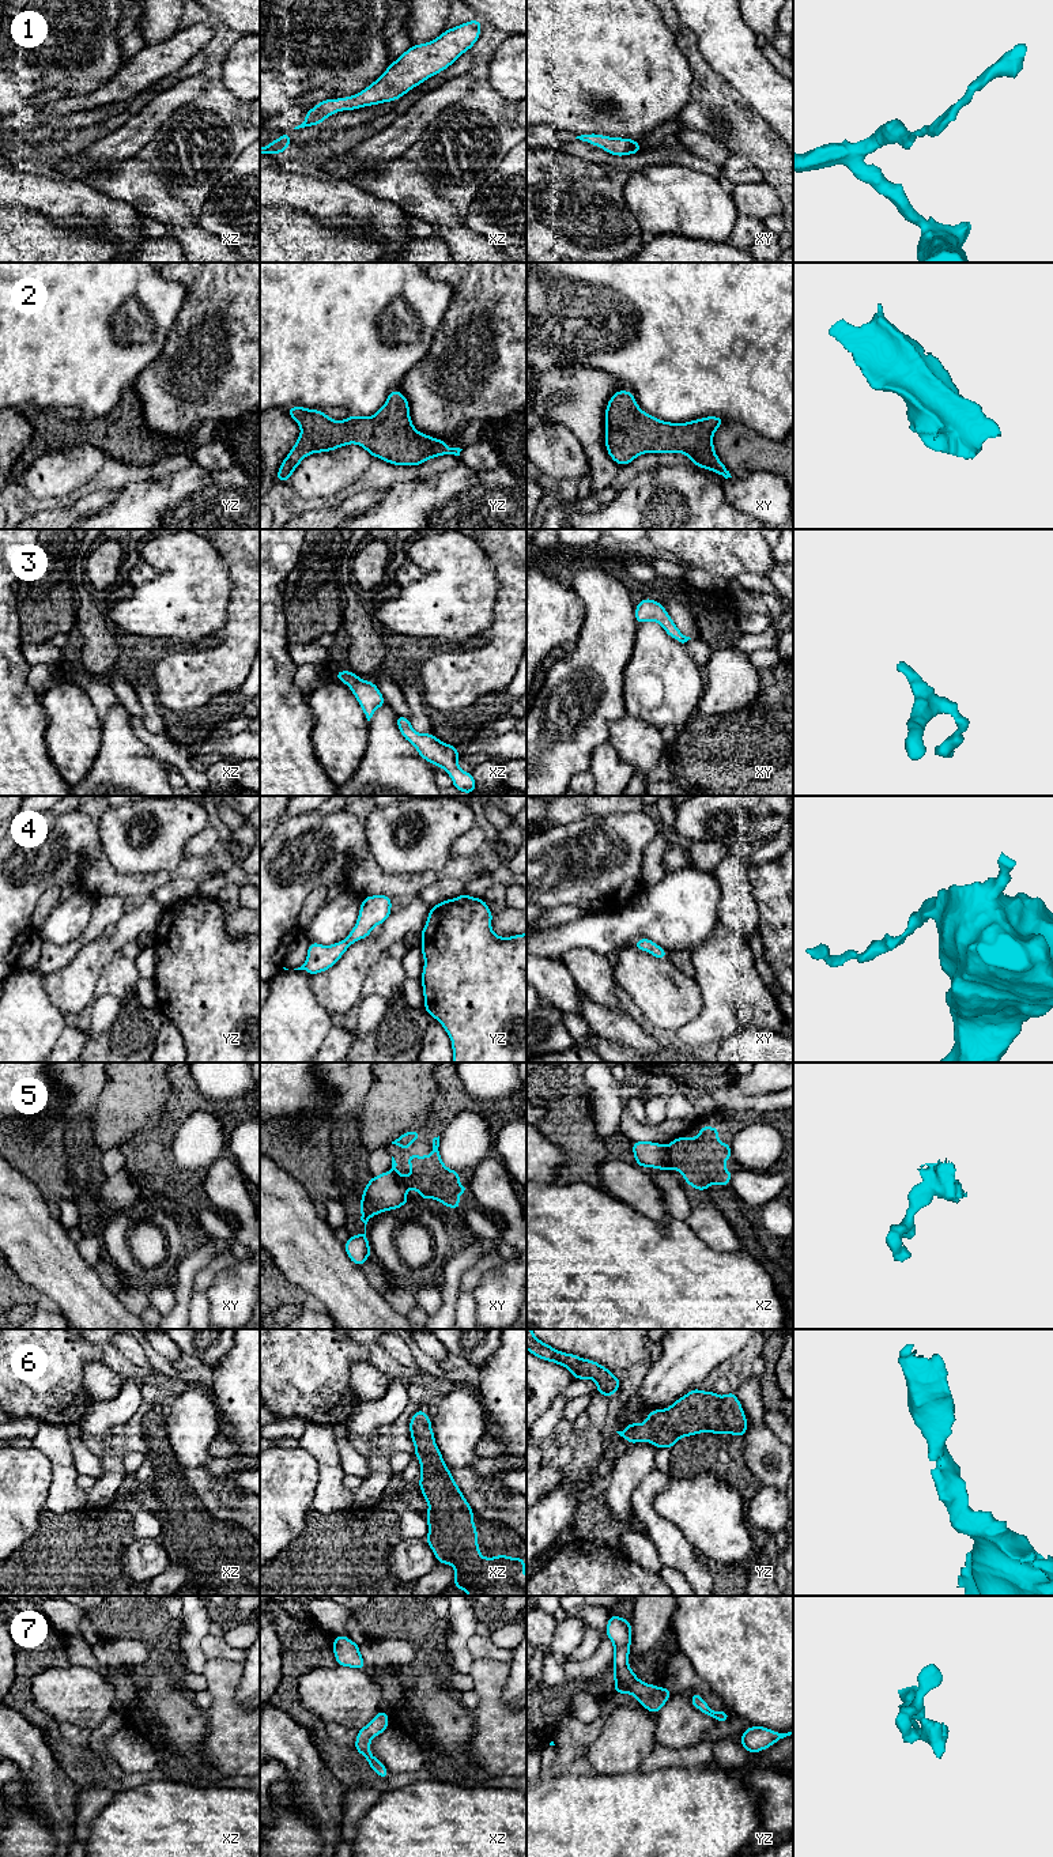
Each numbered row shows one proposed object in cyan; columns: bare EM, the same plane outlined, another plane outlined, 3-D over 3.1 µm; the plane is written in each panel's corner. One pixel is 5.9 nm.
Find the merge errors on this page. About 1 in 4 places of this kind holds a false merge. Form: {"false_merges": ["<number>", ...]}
{"false_merges": ["5"]}

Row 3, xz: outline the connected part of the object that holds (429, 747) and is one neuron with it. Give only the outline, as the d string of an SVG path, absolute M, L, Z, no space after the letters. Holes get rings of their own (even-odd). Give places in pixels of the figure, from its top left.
M396 716L396 722L403 737L416 748L424 760L433 766L441 766L450 775L457 792L469 794L476 790L472 773L458 767L458 748L438 740L433 733L418 733L407 717Z

